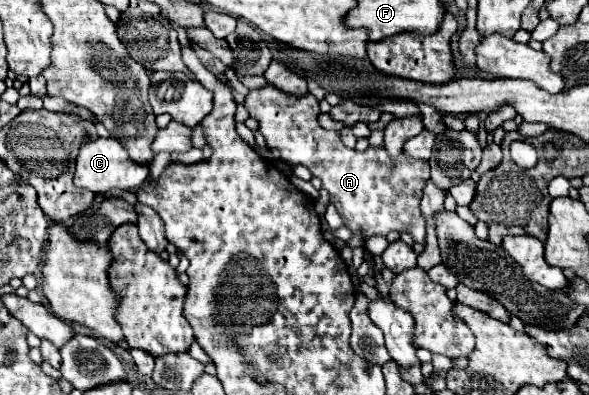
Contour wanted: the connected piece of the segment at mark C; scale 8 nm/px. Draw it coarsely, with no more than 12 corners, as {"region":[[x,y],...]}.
{"region":[[114,137],[82,143],[74,185],[92,193],[140,189],[138,165]]}

